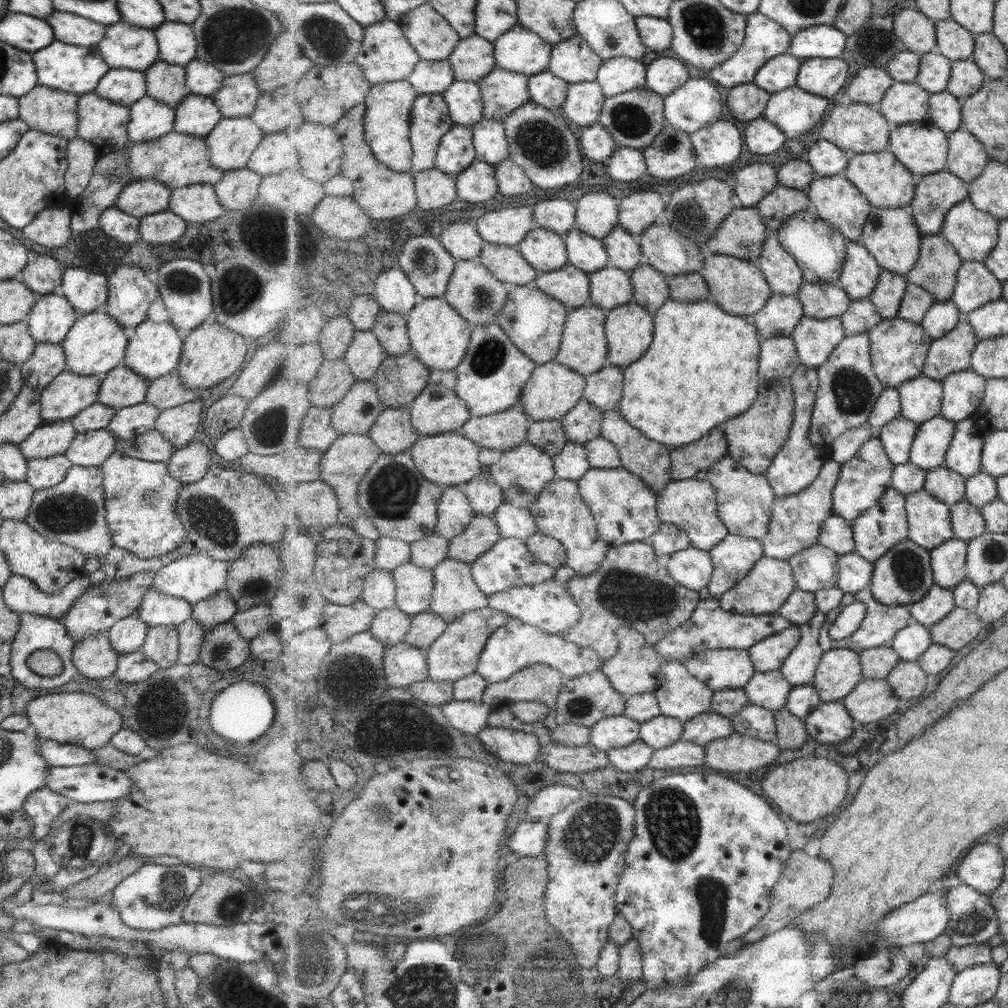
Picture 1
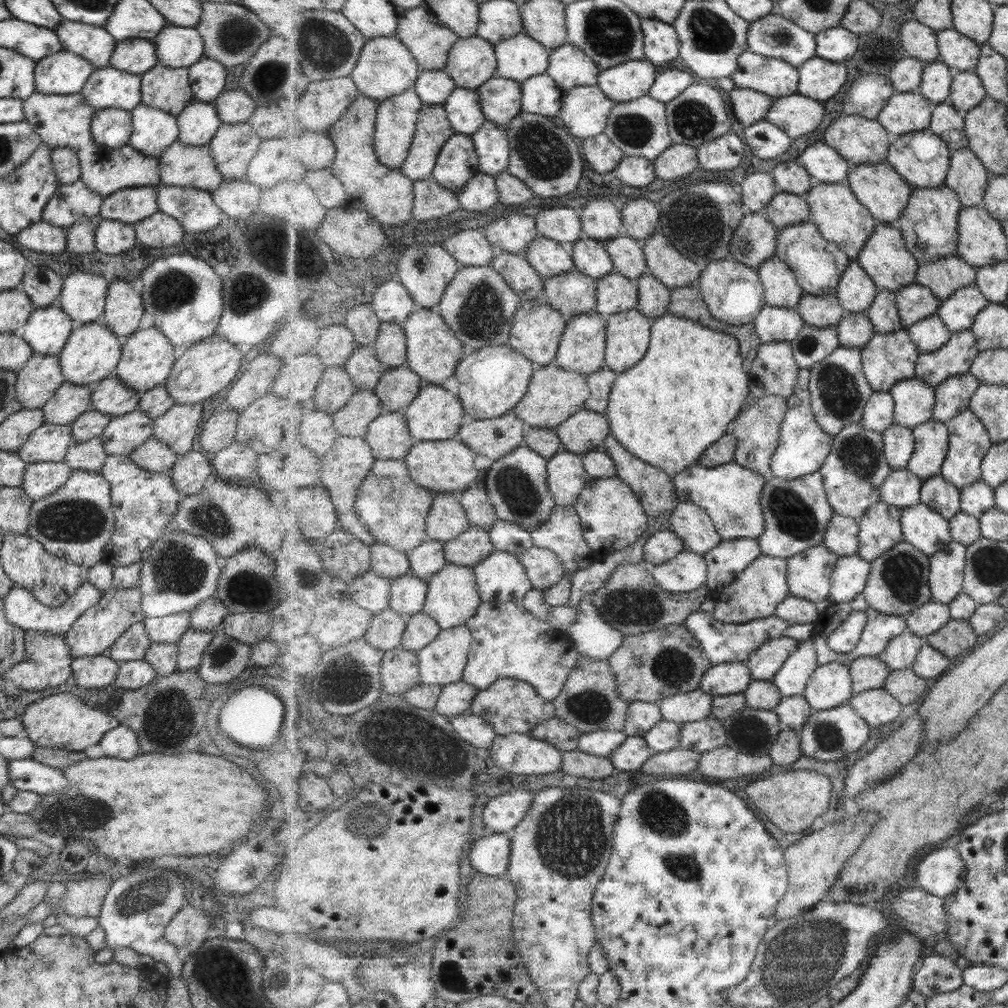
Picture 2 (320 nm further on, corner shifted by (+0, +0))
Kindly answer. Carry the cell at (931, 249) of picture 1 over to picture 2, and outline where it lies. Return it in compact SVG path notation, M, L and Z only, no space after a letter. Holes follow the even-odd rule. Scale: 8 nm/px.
M956 253L933 262L921 263L916 282L932 289L943 302L957 290L974 284L977 275L978 269Z

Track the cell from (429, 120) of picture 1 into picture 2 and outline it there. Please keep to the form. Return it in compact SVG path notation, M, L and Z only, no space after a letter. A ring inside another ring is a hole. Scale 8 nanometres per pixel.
M424 105L408 159L400 171L414 181L431 178L441 149L454 132L444 105Z

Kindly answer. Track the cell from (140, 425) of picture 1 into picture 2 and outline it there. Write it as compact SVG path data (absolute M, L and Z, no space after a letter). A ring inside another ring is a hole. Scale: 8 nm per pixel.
M138 409L121 416L112 416L100 435L101 447L107 455L128 456L137 446L152 437L153 419Z

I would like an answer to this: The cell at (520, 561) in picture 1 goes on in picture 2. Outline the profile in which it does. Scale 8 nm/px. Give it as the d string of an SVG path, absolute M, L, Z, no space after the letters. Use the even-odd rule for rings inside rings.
M494 550L473 569L483 603L519 603L534 589L517 554Z

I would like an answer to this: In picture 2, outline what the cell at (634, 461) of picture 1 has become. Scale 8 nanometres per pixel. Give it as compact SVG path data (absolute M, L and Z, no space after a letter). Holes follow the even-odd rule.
M613 434L609 435L607 440L605 440L604 449L615 461L618 477L624 480L633 489L633 492L640 497L640 502L644 505L645 513L648 514L648 518L669 517L669 520L663 523L663 531L672 530L670 523L671 515L681 502L676 492L673 477L669 476L669 473L665 472L663 468L653 466L637 458L632 452L629 452L629 449L621 445L621 442L615 439Z

